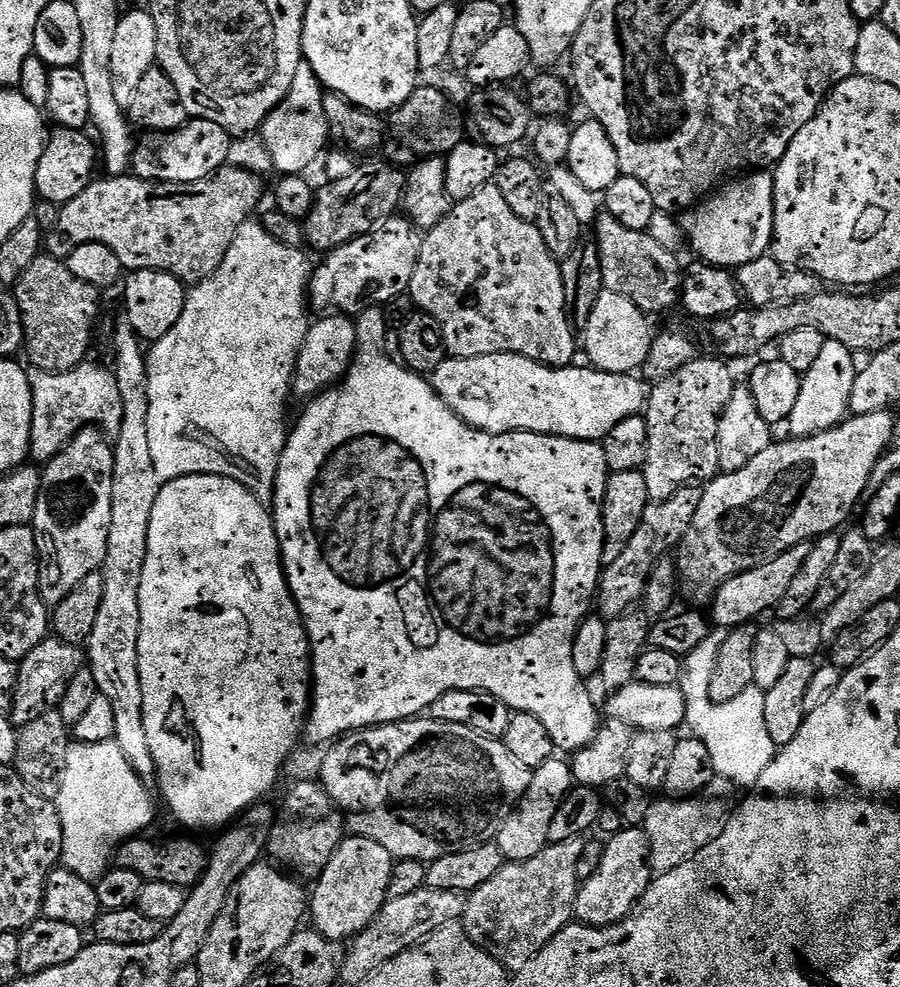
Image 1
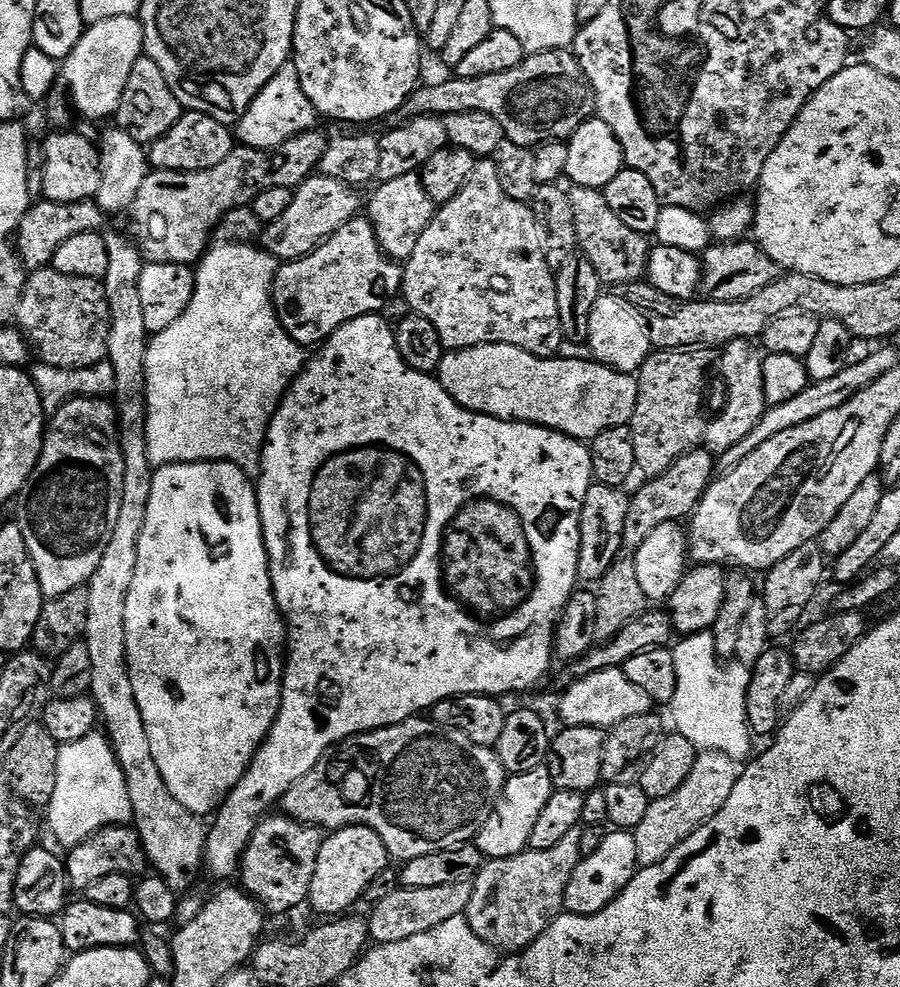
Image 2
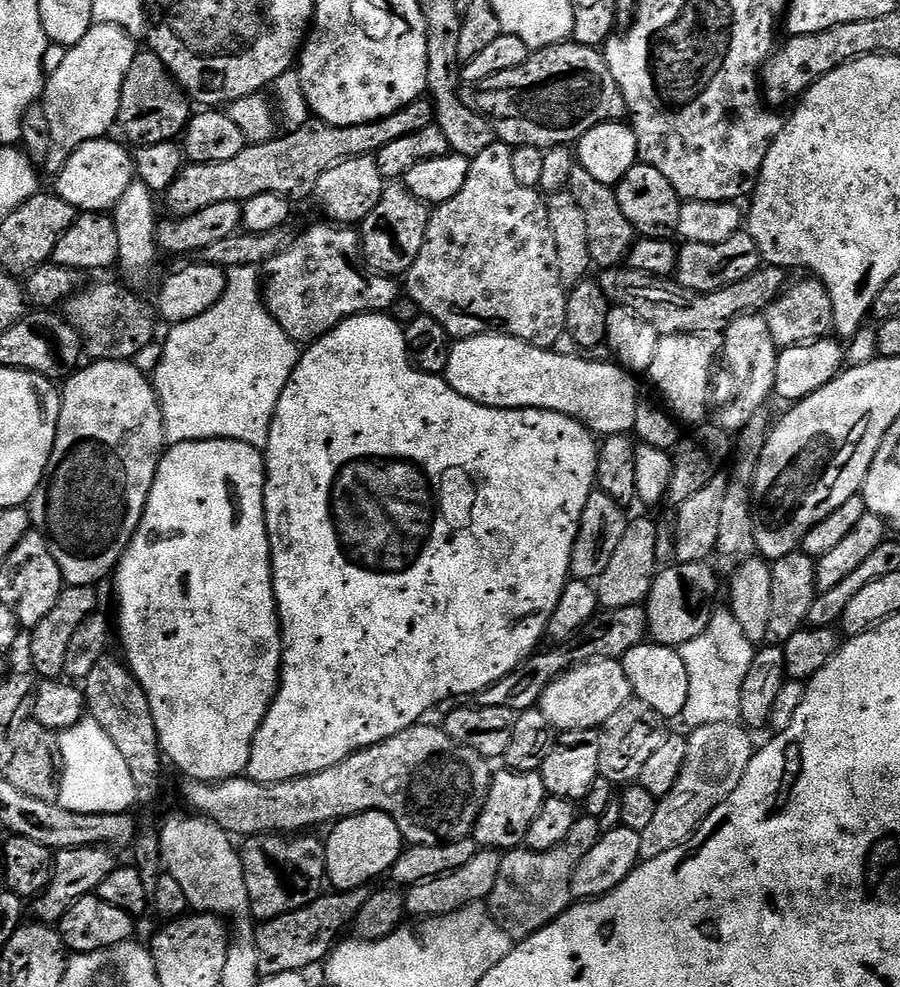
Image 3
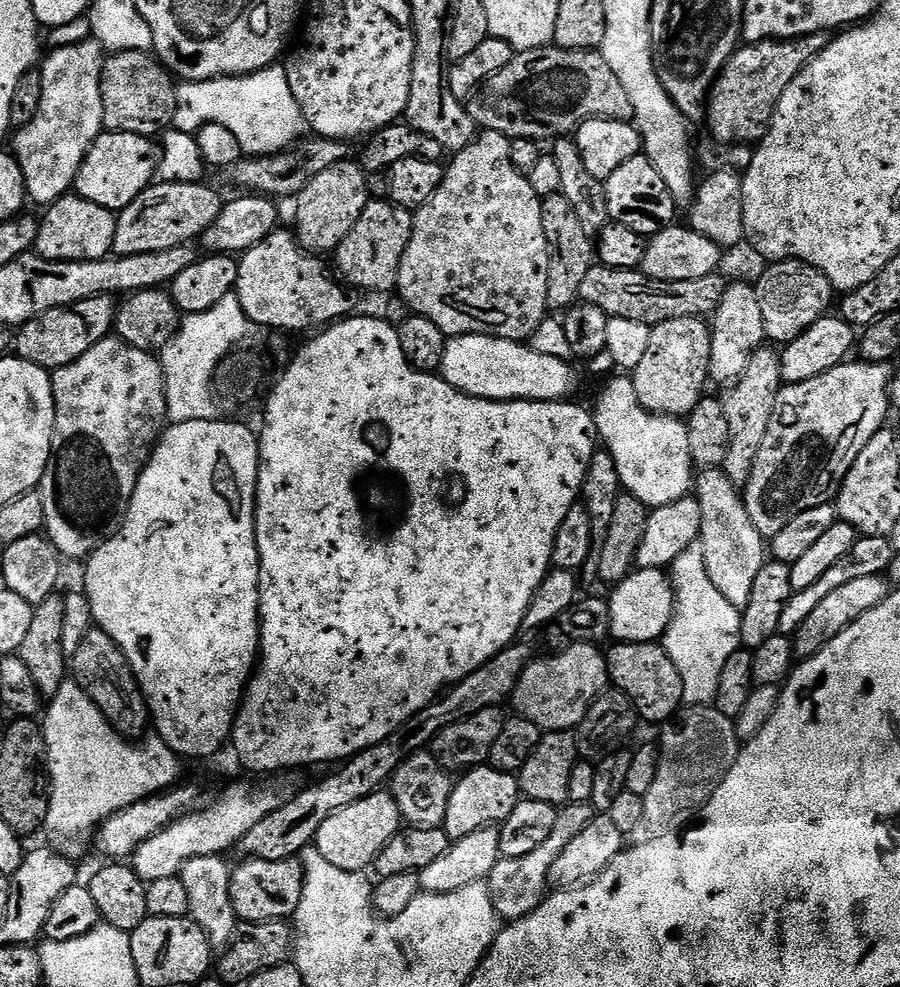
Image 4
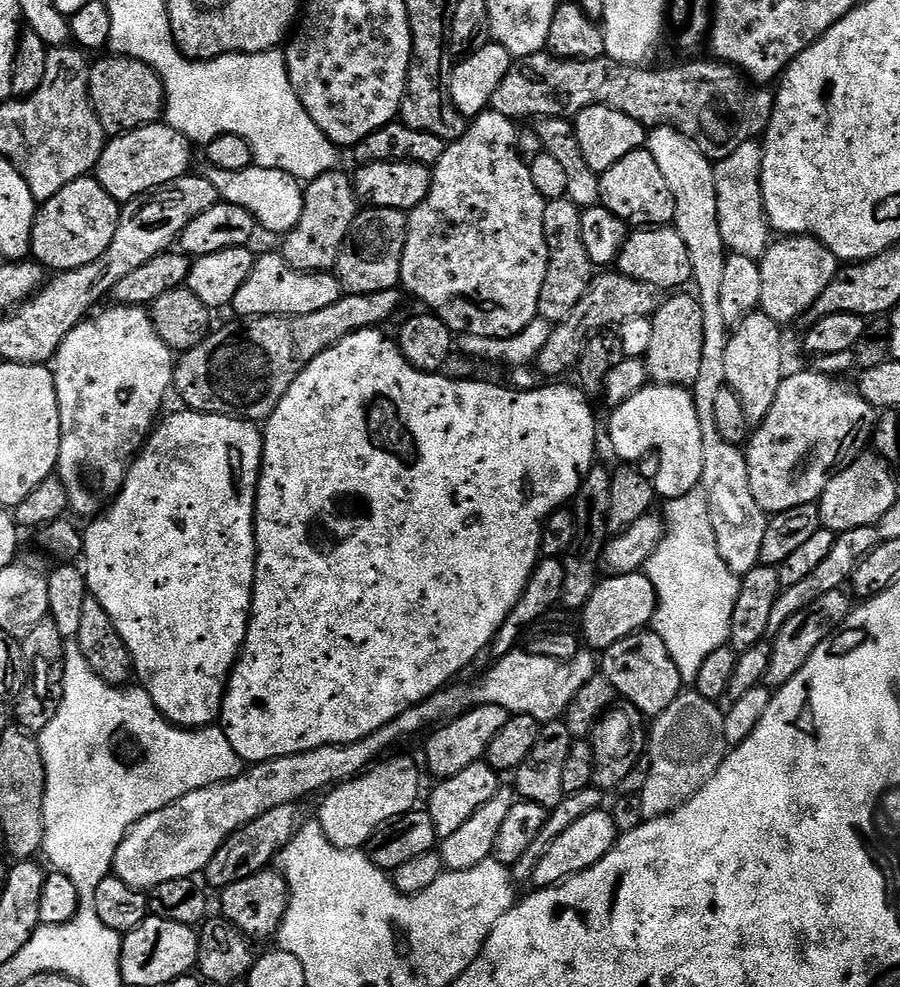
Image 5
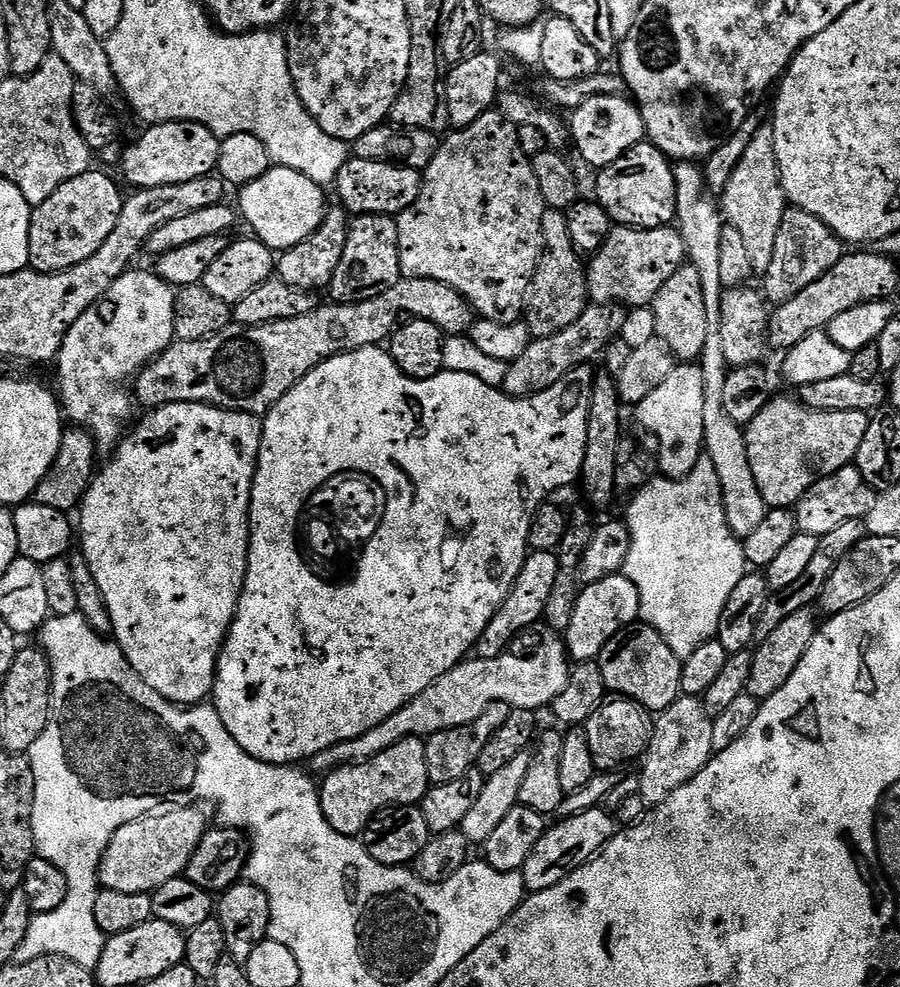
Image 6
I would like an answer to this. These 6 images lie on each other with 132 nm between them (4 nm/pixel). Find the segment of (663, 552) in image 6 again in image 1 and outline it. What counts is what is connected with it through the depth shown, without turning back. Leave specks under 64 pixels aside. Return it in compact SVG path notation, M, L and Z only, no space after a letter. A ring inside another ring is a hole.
M724 630L709 631L706 642L698 646L688 656L683 657L684 673L680 675L678 685L680 693L686 698L686 728L691 735L710 750L714 761L714 770L721 780L728 780L737 789L751 789L762 778L762 770L770 766L777 754L777 746L766 730L766 706L764 692L749 690L738 694L734 702L715 704L710 698L708 687L710 678L714 678L714 666L718 662L718 650L726 642L728 632Z

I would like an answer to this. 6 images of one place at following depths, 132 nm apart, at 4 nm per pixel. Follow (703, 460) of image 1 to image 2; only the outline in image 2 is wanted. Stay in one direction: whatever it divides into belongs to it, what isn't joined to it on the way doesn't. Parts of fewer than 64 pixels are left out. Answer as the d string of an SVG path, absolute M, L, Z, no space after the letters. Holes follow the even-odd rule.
M697 346L691 350L656 350L648 357L648 361L640 368L638 373L638 402L636 409L630 421L632 429L632 437L634 438L634 454L636 455L636 466L641 473L645 472L645 477L651 478L660 476L666 470L670 470L670 466L674 466L674 462L678 462L678 458L682 458L687 452L693 448L701 447L704 444L704 430L706 427L706 419L704 420L704 387L708 384L708 371L713 371L714 365L718 360L718 352L712 346Z

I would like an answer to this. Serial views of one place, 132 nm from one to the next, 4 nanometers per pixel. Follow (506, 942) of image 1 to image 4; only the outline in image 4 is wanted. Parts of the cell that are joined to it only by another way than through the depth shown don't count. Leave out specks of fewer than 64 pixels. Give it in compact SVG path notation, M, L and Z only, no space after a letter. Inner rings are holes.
M591 803L573 804L559 809L560 817L554 824L554 831L538 850L531 854L525 854L523 858L502 858L494 866L494 870L486 881L490 890L490 898L494 902L494 910L500 915L501 921L511 922L521 920L529 916L534 910L538 910L540 903L546 899L550 892L550 877L554 862L558 862L558 856L590 826L594 819L594 809Z

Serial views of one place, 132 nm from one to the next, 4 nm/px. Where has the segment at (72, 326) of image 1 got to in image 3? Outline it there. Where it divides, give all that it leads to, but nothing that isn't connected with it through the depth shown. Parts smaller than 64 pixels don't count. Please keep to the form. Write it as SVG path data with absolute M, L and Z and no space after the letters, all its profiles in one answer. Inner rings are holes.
M92 284L86 288L69 296L62 305L64 319L73 324L80 335L83 355L89 361L135 361L135 356L151 342L156 332L153 309L148 309L130 289L120 284Z

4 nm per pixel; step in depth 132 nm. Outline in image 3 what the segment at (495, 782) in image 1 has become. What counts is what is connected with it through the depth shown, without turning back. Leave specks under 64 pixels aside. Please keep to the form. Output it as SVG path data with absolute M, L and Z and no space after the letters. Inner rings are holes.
M421 722L413 724L412 727L402 730L398 734L394 734L374 746L364 748L361 752L355 752L353 756L346 757L342 762L338 762L338 766L330 766L318 774L310 774L309 776L294 778L286 782L259 784L258 782L245 778L243 775L233 776L231 780L219 780L217 784L188 782L185 783L184 800L193 808L189 808L193 813L199 814L203 819L211 820L212 823L218 825L223 832L227 832L236 838L263 836L265 834L300 834L305 830L316 830L312 828L318 827L319 824L325 824L325 826L331 825L333 822L342 820L346 816L354 816L357 812L384 812L390 818L394 818L398 830L404 835L404 839L409 845L446 844L450 840L463 840L475 827L475 817L479 812L482 798L488 794L488 786L492 781L494 772L493 769L488 769L491 768L489 761L485 760L482 754L478 754L474 750L470 750L466 746L454 742L446 735L443 727L436 725L435 728L434 725L428 723L429 722Z

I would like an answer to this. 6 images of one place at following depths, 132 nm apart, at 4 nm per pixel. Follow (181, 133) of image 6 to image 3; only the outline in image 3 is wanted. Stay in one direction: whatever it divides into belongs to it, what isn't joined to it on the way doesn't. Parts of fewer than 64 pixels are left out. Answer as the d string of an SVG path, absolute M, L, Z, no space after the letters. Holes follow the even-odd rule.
M101 138L82 142L82 146L75 148L59 172L55 173L54 191L56 195L70 202L70 206L74 206L77 213L111 213L116 203L122 198L122 194L134 182L133 153L119 139L116 139L117 141L112 139Z

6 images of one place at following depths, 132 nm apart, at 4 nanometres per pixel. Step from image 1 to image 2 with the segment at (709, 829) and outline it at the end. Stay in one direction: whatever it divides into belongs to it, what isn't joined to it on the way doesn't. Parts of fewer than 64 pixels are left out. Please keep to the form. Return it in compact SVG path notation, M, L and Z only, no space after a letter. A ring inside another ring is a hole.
M700 752L694 762L694 770L690 770L690 778L686 778L674 794L652 801L650 810L646 810L646 818L642 818L640 825L634 829L641 865L662 862L675 848L682 846L690 834L714 818L714 814L726 806L726 798L734 794L741 771L738 761L724 752Z

